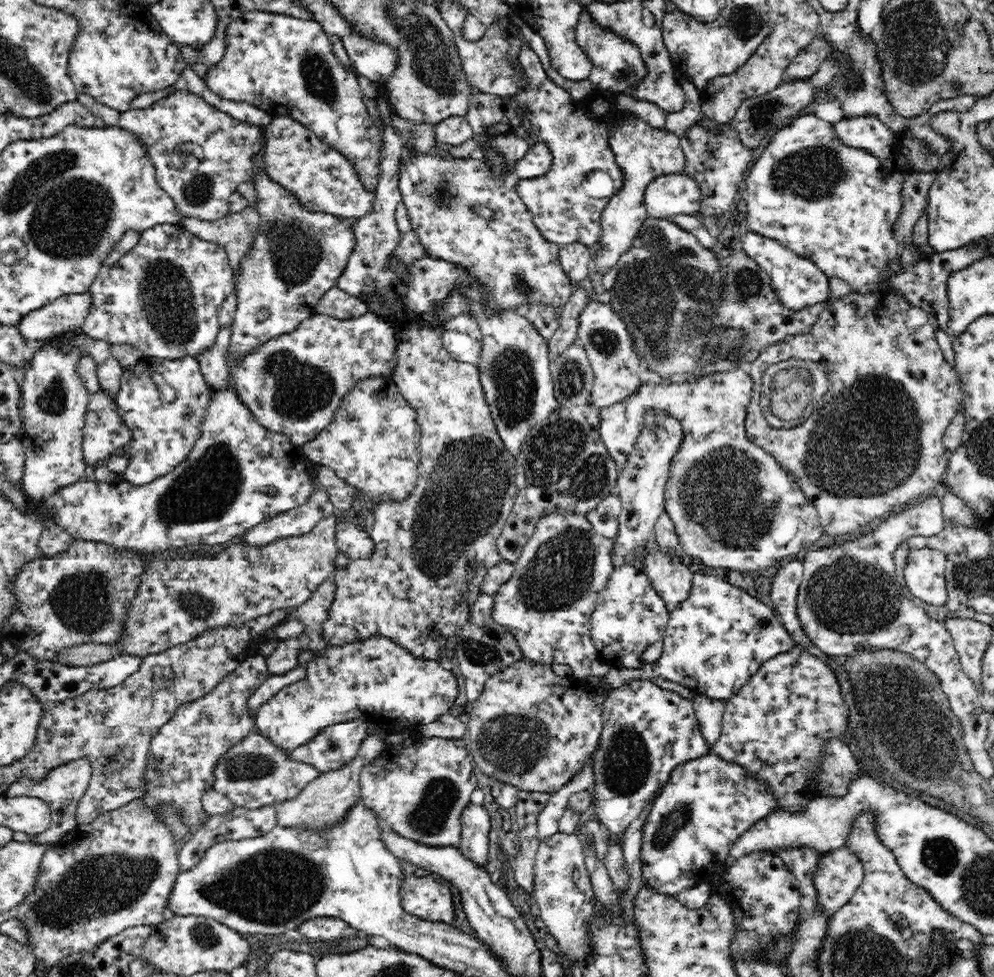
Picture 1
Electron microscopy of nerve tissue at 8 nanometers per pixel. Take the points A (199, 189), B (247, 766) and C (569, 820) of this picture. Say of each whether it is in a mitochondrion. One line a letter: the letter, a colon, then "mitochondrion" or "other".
A: mitochondrion
B: mitochondrion
C: other

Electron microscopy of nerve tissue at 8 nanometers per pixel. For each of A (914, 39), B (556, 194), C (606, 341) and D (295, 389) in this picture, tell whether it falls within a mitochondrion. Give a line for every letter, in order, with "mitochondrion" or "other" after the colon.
A: mitochondrion
B: other
C: mitochondrion
D: mitochondrion

